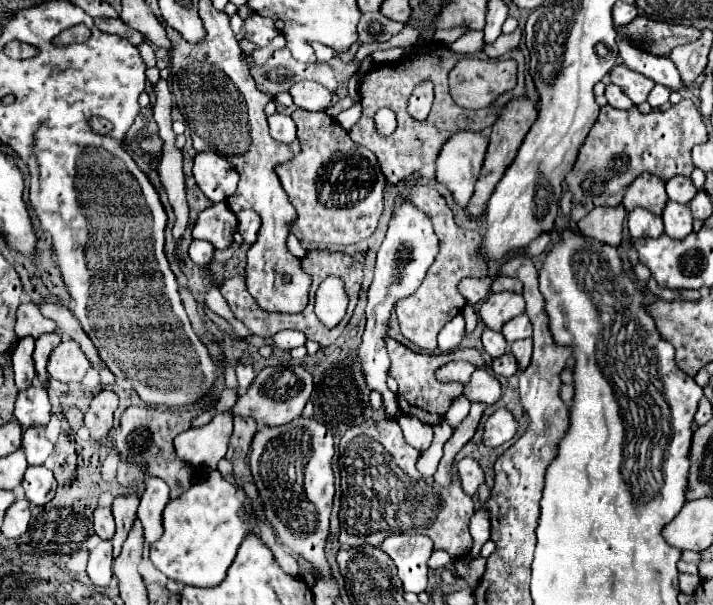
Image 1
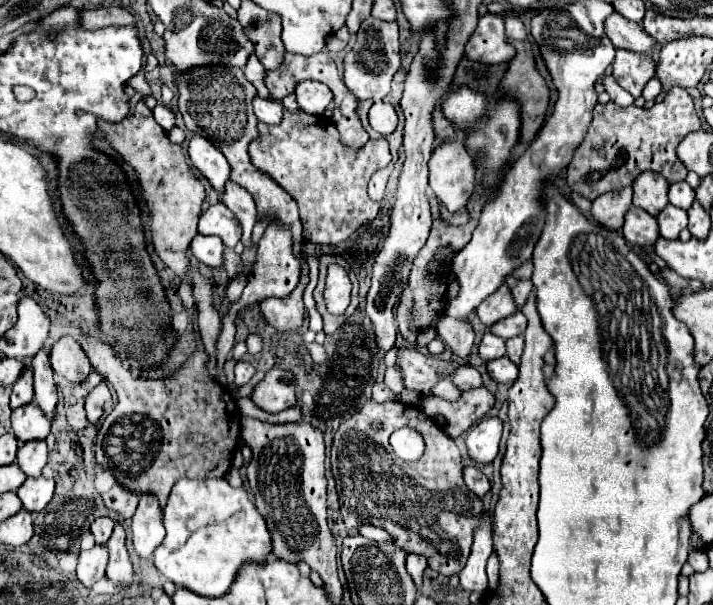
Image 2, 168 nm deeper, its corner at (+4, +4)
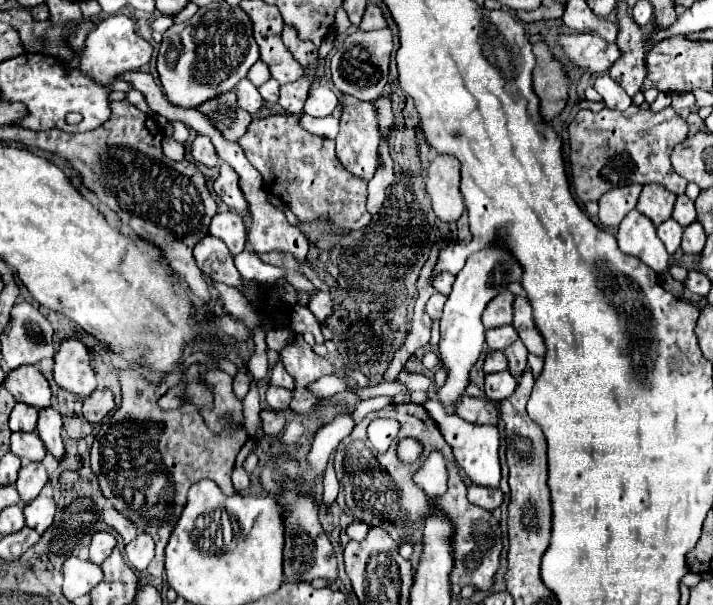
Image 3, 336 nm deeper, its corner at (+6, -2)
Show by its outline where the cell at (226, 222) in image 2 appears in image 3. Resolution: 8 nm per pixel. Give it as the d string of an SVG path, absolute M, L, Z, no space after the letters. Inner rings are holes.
M220 212L210 222L210 236L216 236L224 240L224 244L230 248L230 252L236 256L244 250L246 244L246 228L242 216L236 212Z

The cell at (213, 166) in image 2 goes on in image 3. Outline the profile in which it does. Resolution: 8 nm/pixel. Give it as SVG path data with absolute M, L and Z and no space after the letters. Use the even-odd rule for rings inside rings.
M196 136L190 146L190 152L192 152L194 160L206 168L216 168L220 164L220 158L214 150L214 144L210 142L208 136Z

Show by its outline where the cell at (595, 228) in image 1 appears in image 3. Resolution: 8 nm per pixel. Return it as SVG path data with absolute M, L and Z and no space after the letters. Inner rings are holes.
M632 184L632 186L622 186L622 188L606 192L598 200L598 204L600 204L598 218L600 218L602 226L604 228L618 228L622 218L636 206L640 190L642 190L642 186Z

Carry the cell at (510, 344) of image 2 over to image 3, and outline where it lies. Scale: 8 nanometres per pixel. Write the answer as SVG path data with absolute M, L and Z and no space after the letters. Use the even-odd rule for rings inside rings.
M516 340L514 344L510 344L506 350L504 350L506 358L508 358L508 370L520 378L520 374L526 370L526 356L528 356L528 350L526 346L522 344L522 340Z

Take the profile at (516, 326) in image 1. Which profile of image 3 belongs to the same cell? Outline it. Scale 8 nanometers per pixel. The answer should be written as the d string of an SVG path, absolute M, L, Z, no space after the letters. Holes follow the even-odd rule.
M500 326L500 328L486 330L486 346L490 350L504 350L516 340L518 340L518 332L512 326Z

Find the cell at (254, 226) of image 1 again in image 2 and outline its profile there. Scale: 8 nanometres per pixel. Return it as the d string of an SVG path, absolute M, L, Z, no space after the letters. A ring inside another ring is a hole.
M228 180L226 186L224 186L224 192L222 192L222 202L234 212L234 216L242 224L242 244L244 244L244 248L252 248L252 228L254 228L256 216L258 216L252 196L242 186Z

